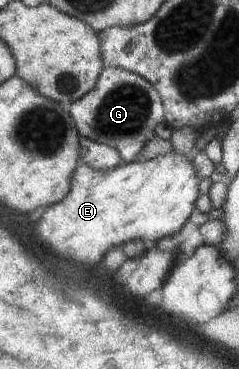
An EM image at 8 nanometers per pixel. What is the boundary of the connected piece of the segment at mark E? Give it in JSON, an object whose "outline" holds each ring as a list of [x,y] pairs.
{"outline":[[[165,153],[155,159],[133,161],[110,169],[94,170],[87,163],[80,160],[76,173],[73,174],[71,191],[59,203],[56,203],[43,215],[41,223],[37,225],[37,233],[57,255],[69,257],[77,263],[95,265],[103,253],[119,243],[139,239],[147,245],[163,237],[177,235],[178,231],[189,215],[195,211],[195,199],[199,196],[197,185],[199,177],[191,163],[191,158],[183,157],[179,153]]]}

